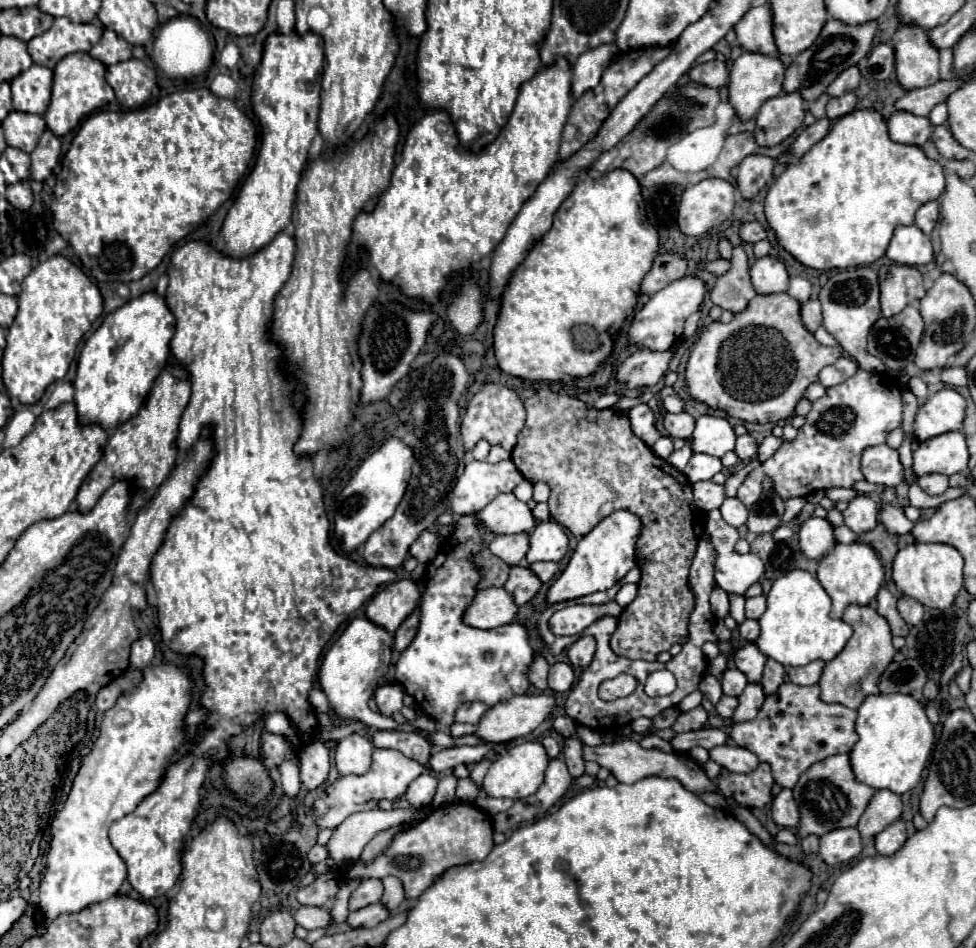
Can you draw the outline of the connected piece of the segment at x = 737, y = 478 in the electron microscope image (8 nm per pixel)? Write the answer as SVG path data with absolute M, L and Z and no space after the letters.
M753 460L749 466L745 466L743 470L739 470L737 474L729 476L729 478L725 480L725 484L723 484L723 486L725 486L725 496L727 496L727 498L733 498L733 496L737 494L737 488L739 488L741 482L745 480L745 476L747 476L753 468L757 468L757 466L759 466L759 460Z

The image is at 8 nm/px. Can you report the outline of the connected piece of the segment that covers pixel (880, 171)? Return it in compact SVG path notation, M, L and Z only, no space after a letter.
M855 110L843 118L839 118L833 128L829 130L829 134L817 142L809 152L805 152L797 162L789 164L785 168L785 172L773 180L773 184L769 186L769 192L765 196L765 218L771 226L771 230L777 236L777 244L783 246L797 262L801 262L807 268L815 268L815 270L831 270L831 268L853 268L853 266L871 266L875 260L879 260L885 250L887 244L893 236L893 230L897 226L911 226L915 220L915 212L919 206L923 206L925 202L937 200L941 196L945 188L945 176L943 176L943 168L939 162L931 160L925 156L925 152L919 146L905 146L905 144L897 144L893 140L889 140L889 132L887 132L887 124L883 120L883 116L877 110Z

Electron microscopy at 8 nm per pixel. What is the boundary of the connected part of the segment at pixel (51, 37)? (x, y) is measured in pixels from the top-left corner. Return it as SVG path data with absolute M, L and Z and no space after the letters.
M55 18L53 26L27 42L35 64L55 68L55 64L73 52L89 52L101 38L103 28L93 24L75 24L67 18Z

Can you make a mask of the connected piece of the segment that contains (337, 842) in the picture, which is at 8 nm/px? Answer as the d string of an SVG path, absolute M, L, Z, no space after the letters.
M409 808L409 810L367 810L367 812L357 812L351 814L341 826L335 828L333 836L329 838L327 852L329 858L335 862L353 862L361 856L361 850L365 844L379 834L381 830L387 830L391 826L411 822L413 816L419 812L419 808Z

